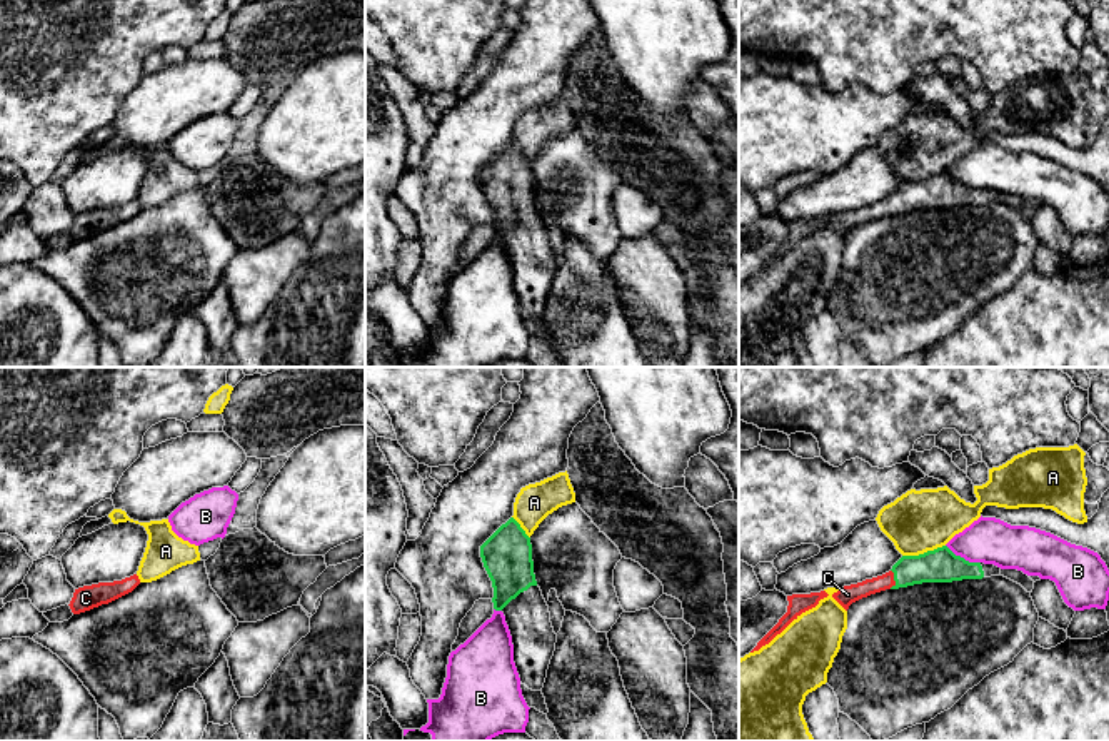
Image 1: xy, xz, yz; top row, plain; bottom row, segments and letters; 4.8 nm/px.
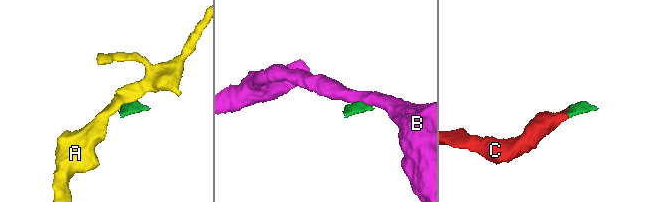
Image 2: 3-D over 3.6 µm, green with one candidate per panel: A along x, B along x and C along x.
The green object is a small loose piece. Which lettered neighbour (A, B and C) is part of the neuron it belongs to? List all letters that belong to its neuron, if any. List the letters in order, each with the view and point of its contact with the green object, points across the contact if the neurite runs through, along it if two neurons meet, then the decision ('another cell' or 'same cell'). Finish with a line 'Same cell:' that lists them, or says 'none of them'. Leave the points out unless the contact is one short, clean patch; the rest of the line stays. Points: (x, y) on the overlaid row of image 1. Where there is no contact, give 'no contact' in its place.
A: yz (924, 553) | along yz (944, 544), (903, 556) | another cell
B: yz (963, 558) | along yz (946, 544), (956, 554), (979, 563) | another cell
C: yz (894, 579) | across yz (941, 564), (909, 569), (894, 579), (848, 594) | same cell
Same cell: C

